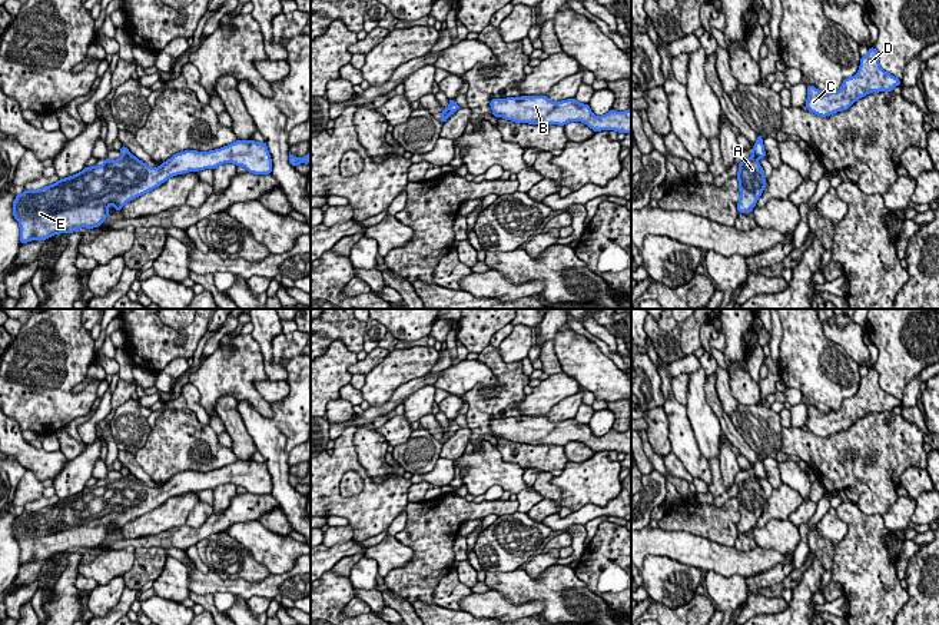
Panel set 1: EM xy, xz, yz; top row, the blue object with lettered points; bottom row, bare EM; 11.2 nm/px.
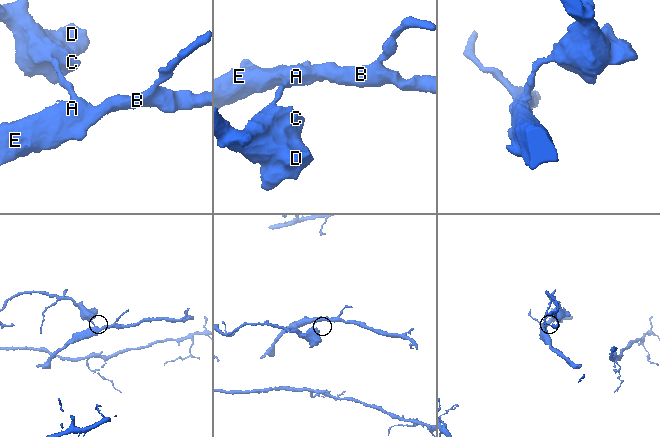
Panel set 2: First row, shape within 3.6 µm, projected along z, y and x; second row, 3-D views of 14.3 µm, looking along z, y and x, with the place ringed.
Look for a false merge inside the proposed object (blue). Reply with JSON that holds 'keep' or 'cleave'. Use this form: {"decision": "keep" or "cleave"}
{"decision": "cleave"}

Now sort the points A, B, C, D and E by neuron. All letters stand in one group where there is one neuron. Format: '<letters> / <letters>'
A B E / C D

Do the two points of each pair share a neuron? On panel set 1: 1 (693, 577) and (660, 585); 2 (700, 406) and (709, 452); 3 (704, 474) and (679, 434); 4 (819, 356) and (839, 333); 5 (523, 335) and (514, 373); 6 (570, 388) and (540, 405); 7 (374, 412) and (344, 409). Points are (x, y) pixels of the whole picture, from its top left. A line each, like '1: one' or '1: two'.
1: one
2: one
3: one
4: two
5: two
6: one
7: two

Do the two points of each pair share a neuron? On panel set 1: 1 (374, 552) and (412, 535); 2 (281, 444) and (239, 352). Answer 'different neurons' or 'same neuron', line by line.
1: different neurons
2: different neurons

